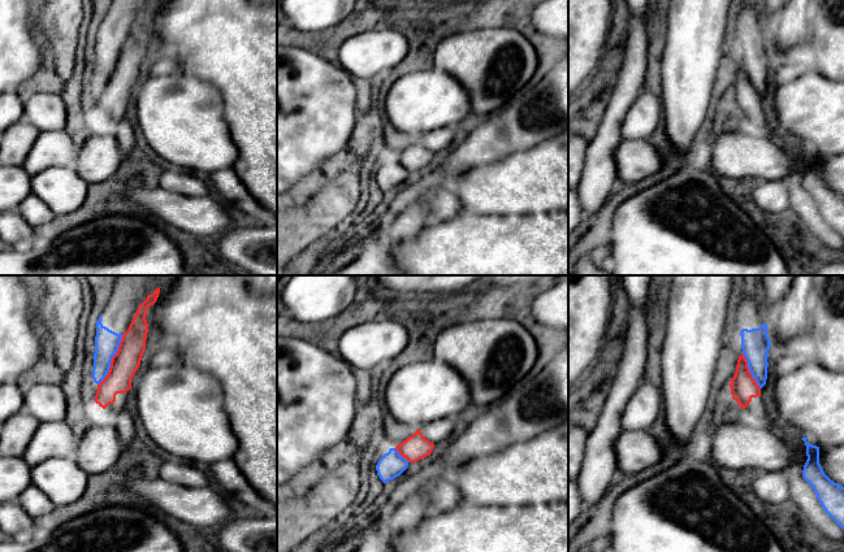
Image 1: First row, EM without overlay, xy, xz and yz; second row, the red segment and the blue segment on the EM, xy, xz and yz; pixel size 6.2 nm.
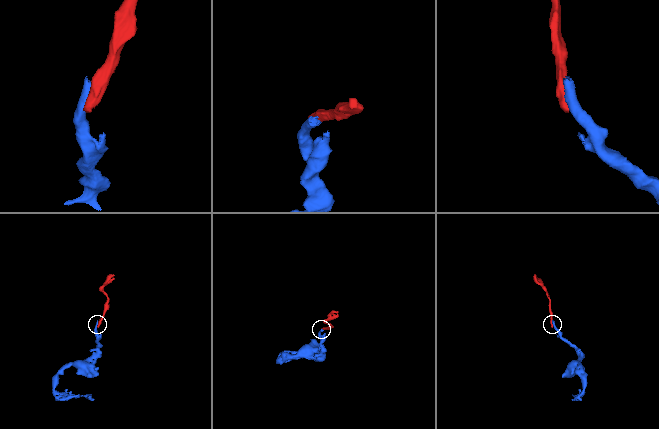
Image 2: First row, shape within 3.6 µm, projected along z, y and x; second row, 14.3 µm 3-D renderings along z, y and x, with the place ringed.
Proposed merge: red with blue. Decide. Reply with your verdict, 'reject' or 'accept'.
reject

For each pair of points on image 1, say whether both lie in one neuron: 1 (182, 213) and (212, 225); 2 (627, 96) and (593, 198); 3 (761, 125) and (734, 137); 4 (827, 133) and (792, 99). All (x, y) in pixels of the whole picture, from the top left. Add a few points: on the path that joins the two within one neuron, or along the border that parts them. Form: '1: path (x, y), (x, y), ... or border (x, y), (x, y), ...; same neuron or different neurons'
1: path (190, 214), (204, 217); same neuron
2: path (611, 121), (609, 135), (601, 148), (600, 173); same neuron
3: border (754, 130), (770, 137), (780, 147); different neurons
4: path (818, 124), (801, 107); same neuron

